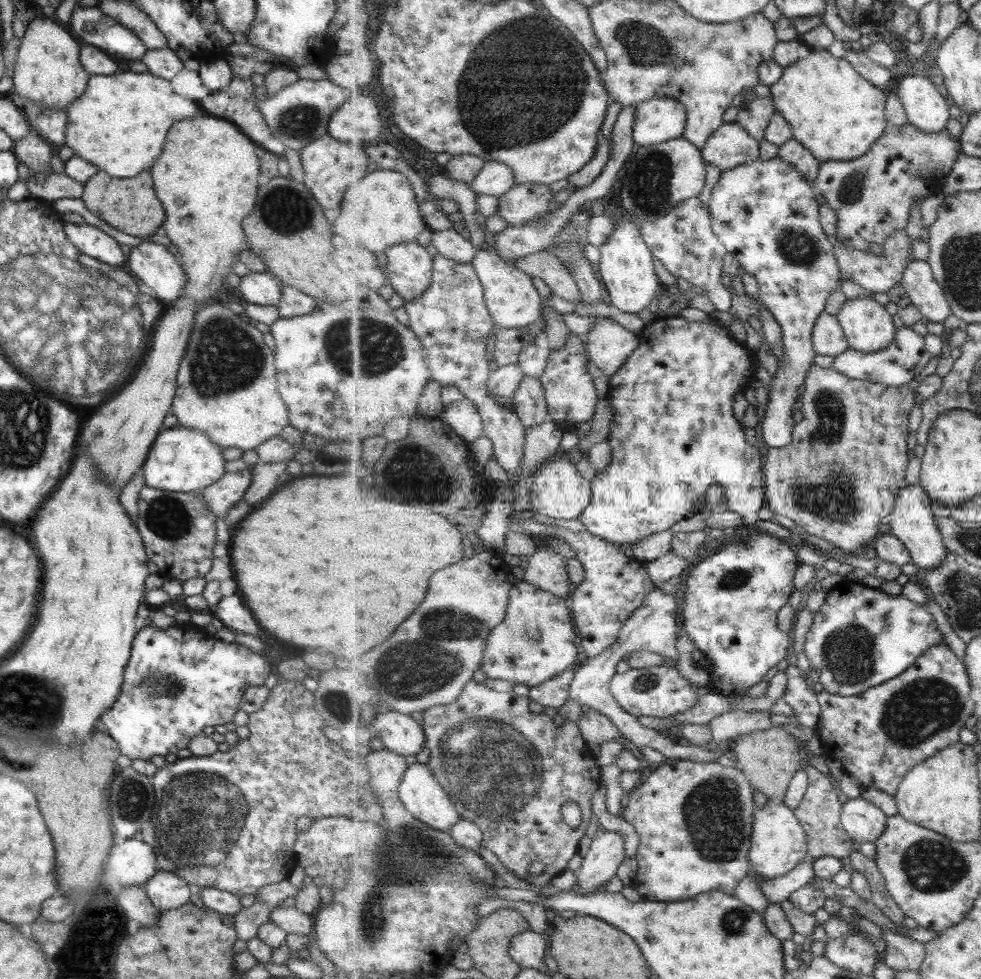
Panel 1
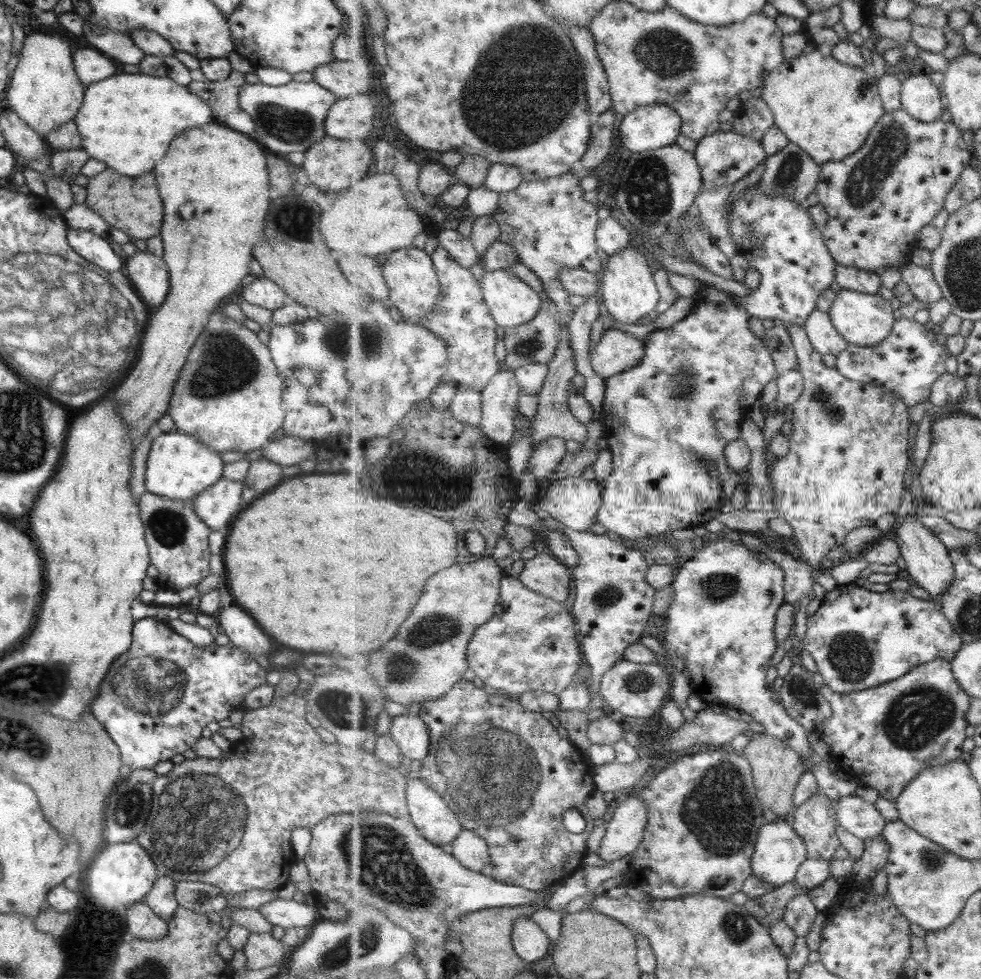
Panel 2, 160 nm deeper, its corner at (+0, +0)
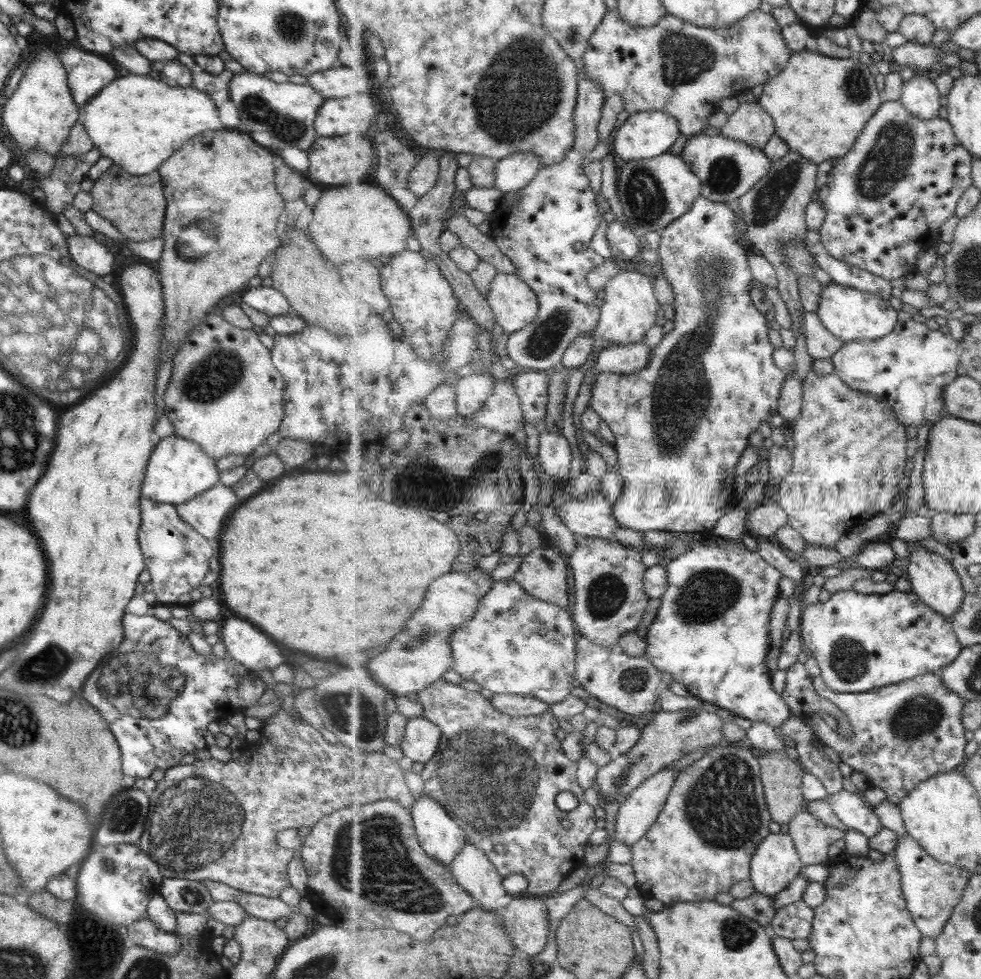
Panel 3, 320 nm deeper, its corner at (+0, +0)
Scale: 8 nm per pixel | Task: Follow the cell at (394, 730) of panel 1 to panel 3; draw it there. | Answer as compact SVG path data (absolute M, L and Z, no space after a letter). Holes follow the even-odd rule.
M423 716L409 718L405 740L400 747L412 761L425 764L438 754L441 737L442 732L437 723Z

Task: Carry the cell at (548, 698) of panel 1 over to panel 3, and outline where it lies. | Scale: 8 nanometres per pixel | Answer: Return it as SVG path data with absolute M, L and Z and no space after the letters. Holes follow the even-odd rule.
M494 693L490 699L497 710L513 716L537 716L552 708L538 698L523 695Z

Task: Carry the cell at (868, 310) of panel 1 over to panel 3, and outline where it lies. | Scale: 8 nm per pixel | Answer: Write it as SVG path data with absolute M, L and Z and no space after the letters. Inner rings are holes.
M839 283L824 285L821 302L817 309L821 322L844 342L875 340L887 337L899 324L897 310L881 295L843 286Z

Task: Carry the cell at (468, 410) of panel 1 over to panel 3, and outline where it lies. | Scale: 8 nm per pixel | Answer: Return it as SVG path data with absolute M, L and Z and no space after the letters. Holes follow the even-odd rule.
M476 373L461 377L454 382L454 388L457 394L458 413L471 418L489 401L495 388L495 381L491 375Z

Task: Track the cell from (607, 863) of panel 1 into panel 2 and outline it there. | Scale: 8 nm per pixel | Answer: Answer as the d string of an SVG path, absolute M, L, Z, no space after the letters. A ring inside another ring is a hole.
M635 793L631 794L616 807L597 854L607 864L633 854L643 840L648 822L646 802Z

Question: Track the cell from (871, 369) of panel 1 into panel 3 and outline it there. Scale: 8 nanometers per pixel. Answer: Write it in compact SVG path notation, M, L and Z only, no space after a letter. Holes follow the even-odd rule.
M909 318L899 322L887 337L846 342L830 359L836 374L853 390L877 396L881 403L896 407L905 427L937 423L945 415L945 387L959 376L962 343L951 335L927 329L927 324Z

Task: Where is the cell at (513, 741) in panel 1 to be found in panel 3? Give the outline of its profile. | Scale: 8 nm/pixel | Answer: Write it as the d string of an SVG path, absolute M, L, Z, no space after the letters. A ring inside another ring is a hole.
M444 679L429 685L428 689L419 691L417 698L424 706L422 716L428 718L431 722L437 723L437 726L440 726L442 732L438 754L433 757L432 761L426 762L423 770L420 772L420 776L424 781L424 794L437 799L441 803L441 806L444 806L445 810L448 810L448 813L464 827L468 842L485 851L491 863L497 867L501 878L507 878L507 876L512 874L520 874L527 880L527 892L533 897L542 898L546 894L552 894L553 891L557 890L557 888L577 870L577 868L584 866L585 852L587 852L587 846L590 844L589 838L591 838L591 834L593 834L597 828L597 818L595 818L594 809L585 802L585 790L583 790L583 788L579 786L579 782L577 782L577 762L567 758L566 752L562 747L562 741L559 740L557 734L555 734L555 732L559 730L559 722L557 722L556 716L550 710L537 716L513 716L503 714L493 706L490 695L486 695L481 691L465 690L465 688L461 688L458 684L446 682ZM565 790L573 793L579 802L578 806L570 811L559 810L559 806L555 804L557 794L561 794L561 792L565 792ZM561 819L567 819L571 822L571 827L568 829L563 828L563 826L561 826ZM495 844L503 844L505 846L505 852L497 853L493 851L493 845Z

